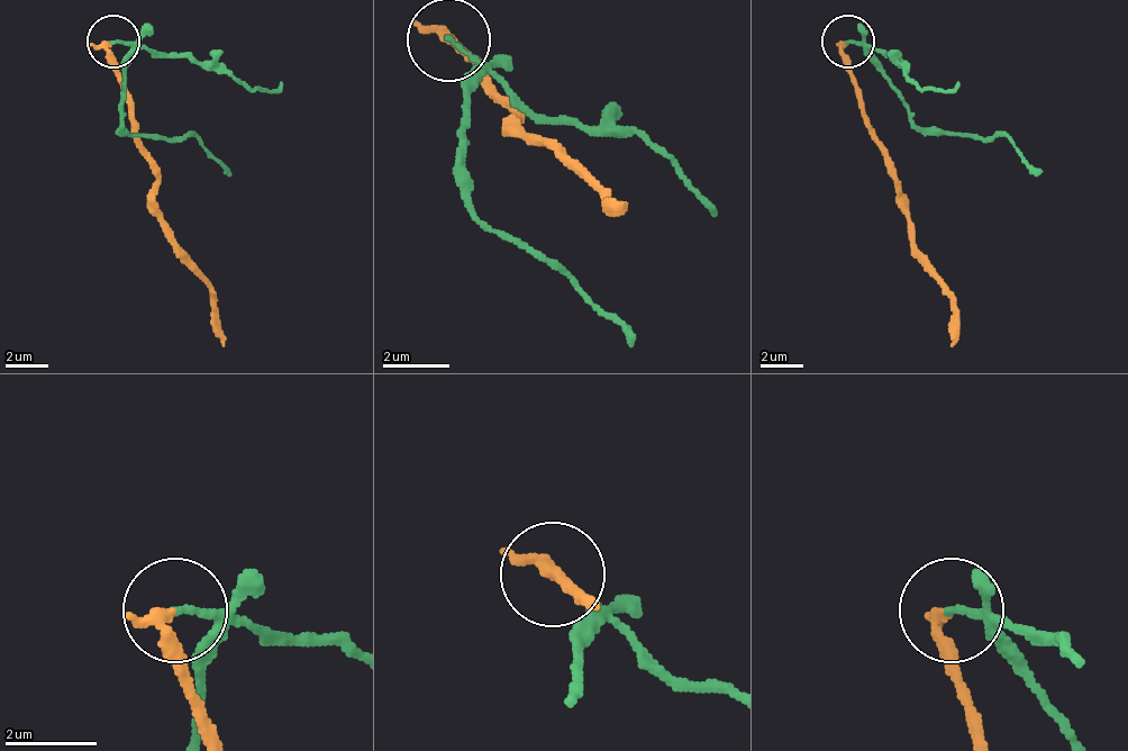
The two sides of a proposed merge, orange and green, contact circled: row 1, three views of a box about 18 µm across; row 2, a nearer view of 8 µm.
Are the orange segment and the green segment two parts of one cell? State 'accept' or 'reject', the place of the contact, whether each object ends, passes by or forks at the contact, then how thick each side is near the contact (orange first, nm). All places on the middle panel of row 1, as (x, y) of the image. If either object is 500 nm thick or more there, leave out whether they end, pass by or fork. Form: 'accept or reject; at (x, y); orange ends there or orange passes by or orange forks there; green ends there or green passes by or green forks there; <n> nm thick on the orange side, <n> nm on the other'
reject; at (448, 39); orange ends there; green ends there; 300 nm thick on the orange side, 150 nm on the other

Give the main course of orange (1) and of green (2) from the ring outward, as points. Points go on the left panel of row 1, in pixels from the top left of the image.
1: (111, 41), (111, 61), (127, 88), (133, 135), (153, 166), (153, 209), (174, 256), (217, 304), (221, 345)
2: (111, 41), (127, 51), (121, 129), (174, 141), (190, 135), (233, 177)

